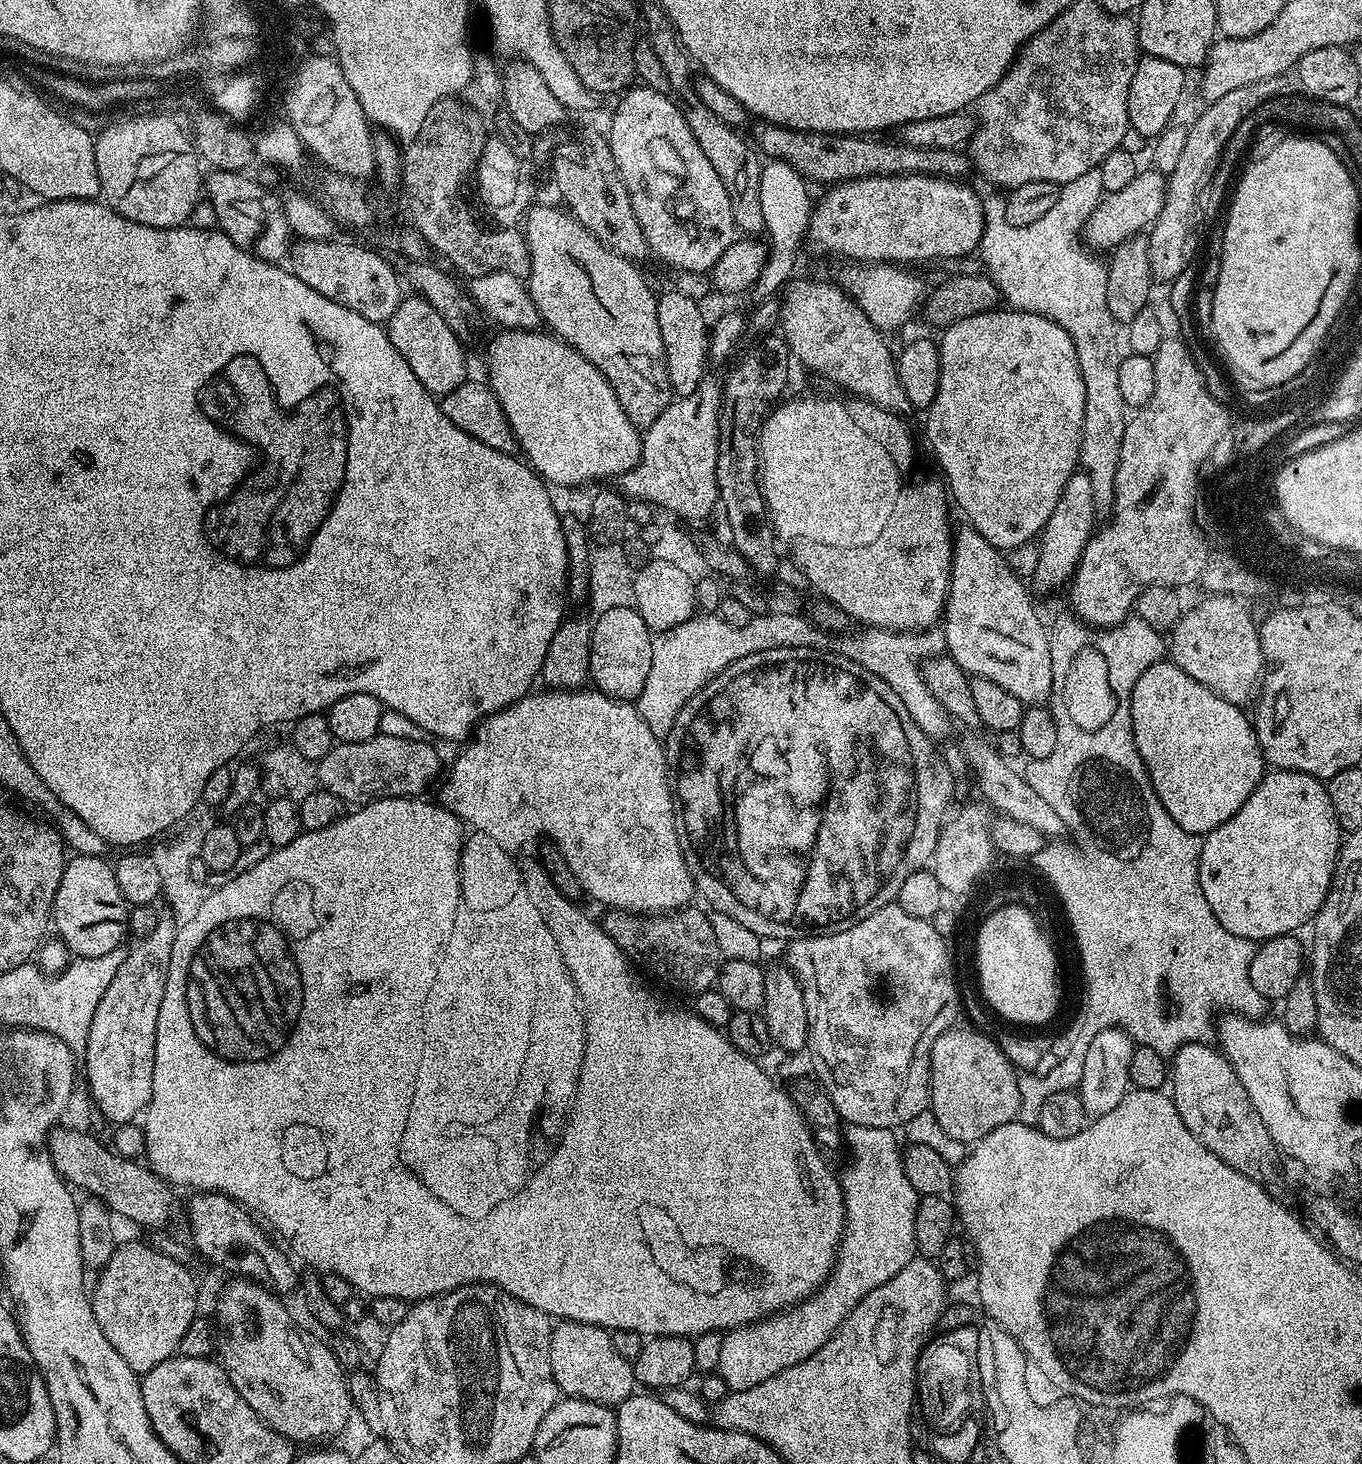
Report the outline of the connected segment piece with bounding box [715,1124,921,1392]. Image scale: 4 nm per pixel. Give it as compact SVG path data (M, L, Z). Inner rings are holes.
M844 1124L847 1155L852 1155L839 1173L844 1191L844 1233L836 1252L836 1265L828 1280L813 1296L783 1312L765 1316L754 1324L731 1329L723 1337L716 1356L715 1371L726 1382L729 1392L750 1390L766 1378L782 1374L790 1366L806 1362L842 1326L842 1322L882 1282L890 1282L902 1266L917 1259L914 1218L921 1195L910 1184L904 1169L905 1153L890 1128ZM728 1336L728 1337L727 1337Z

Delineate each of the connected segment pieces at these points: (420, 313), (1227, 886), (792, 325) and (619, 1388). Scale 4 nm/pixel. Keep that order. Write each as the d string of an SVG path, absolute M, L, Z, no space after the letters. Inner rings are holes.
M412 294L401 299L398 310L388 320L386 331L390 342L394 342L394 350L398 350L401 361L414 374L418 382L422 382L425 390L437 398L450 394L465 380L469 379L468 364L464 361L464 348L460 345L461 337L450 326L446 326L446 318L438 314L430 302Z
M1279 770L1269 771L1260 780L1260 785L1242 802L1242 810L1234 814L1234 818L1226 818L1222 826L1218 826L1212 832L1203 837L1200 845L1200 865L1198 866L1198 878L1202 886L1202 894L1206 894L1206 902L1210 910L1214 910L1214 918L1230 930L1238 938L1246 938L1253 942L1263 942L1275 936L1290 936L1299 933L1300 927L1307 925L1309 921L1319 912L1322 902L1332 885L1332 876L1336 873L1336 859L1340 856L1342 843L1342 829L1338 818L1334 814L1334 806L1330 806L1330 794L1328 793L1325 781L1318 780L1310 774L1301 772L1282 772Z
M804 280L788 297L783 297L778 328L788 344L789 353L794 357L795 363L797 360L810 371L825 376L830 383L845 388L848 391L845 393L868 400L879 408L885 408L887 412L896 413L897 416L907 417L913 411L913 406L910 398L906 398L906 390L896 369L897 357L884 341L887 340L885 333L876 328L874 322L870 322L870 318L857 306L856 301L837 284L827 284L824 280Z
M560 1320L552 1329L550 1338L550 1370L556 1379L561 1393L565 1397L577 1400L589 1400L595 1404L618 1406L623 1400L633 1395L637 1387L633 1361L622 1358L618 1350L614 1350L614 1342L609 1329L599 1328L596 1324Z

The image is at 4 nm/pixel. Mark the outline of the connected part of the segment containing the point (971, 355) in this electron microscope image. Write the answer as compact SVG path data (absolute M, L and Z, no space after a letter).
M993 310L991 312L983 312L982 314L974 314L970 318L962 318L962 322L954 322L947 325L943 329L944 337L939 337L938 347L940 349L940 381L938 382L938 394L934 398L934 402L926 410L926 416L928 421L924 424L924 432L928 435L928 444L932 447L932 452L936 455L936 460L940 463L940 468L944 471L944 476L948 479L946 483L947 491L950 493L951 499L958 507L964 511L964 516L969 525L978 530L978 534L982 534L982 538L986 538L986 542L990 542L995 548L1001 550L1011 550L1016 547L1020 547L1023 544L1035 541L1043 532L1046 522L1050 518L1050 514L1054 514L1054 506L1058 506L1058 498L1062 498L1062 490L1066 486L1066 482L1072 473L1077 471L1080 462L1080 443L1084 437L1084 407L1086 406L1086 386L1083 384L1083 380L1080 378L1080 373L1076 367L1076 356L1073 355L1072 344L1069 344L1070 338L1065 335L1066 330L1062 330L1062 326L1058 326L1058 322L1054 322L1050 318L1045 320L1037 319L1035 316L1021 316L1018 311L1015 310Z

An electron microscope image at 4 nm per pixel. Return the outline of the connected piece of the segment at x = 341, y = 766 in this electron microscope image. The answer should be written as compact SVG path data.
M383 734L366 742L337 743L330 754L316 764L319 787L338 794L348 806L363 806L382 798L419 797L433 787L431 784L440 770L440 756L428 743L427 739L411 740Z

